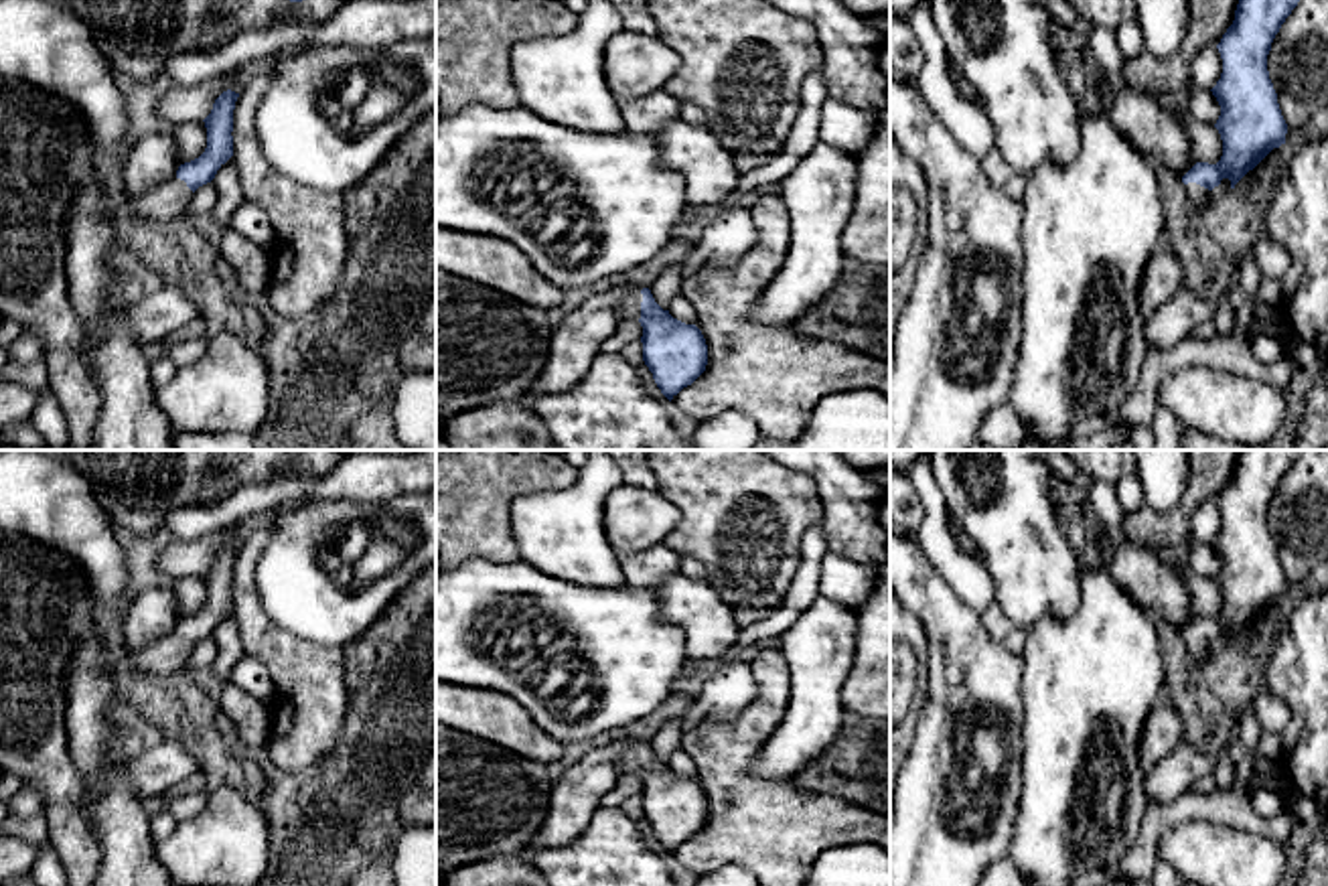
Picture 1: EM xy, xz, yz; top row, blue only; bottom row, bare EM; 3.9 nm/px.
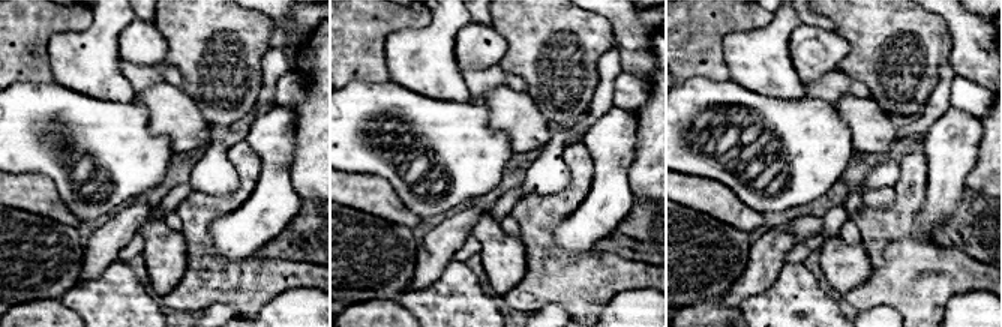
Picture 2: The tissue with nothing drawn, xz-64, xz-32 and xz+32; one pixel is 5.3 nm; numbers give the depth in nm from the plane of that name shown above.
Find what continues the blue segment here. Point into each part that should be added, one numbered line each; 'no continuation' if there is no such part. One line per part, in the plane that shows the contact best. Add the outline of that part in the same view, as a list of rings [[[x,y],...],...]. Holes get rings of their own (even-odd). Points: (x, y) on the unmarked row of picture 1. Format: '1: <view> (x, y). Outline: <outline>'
1: xz (629, 761). Outline: [[[631,742],[631,746],[618,758],[618,772],[639,777],[639,772],[641,772],[641,756],[643,756],[641,742]]]

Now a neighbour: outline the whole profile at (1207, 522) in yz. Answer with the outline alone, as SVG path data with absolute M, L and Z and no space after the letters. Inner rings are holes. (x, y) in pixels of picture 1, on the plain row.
M1206 501L1192 517L1192 537L1212 543L1223 527L1223 513L1216 501Z

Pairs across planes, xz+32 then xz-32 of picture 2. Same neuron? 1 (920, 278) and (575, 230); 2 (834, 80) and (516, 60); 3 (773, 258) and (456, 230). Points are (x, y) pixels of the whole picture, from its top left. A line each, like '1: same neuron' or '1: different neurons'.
1: different neurons
2: different neurons
3: same neuron

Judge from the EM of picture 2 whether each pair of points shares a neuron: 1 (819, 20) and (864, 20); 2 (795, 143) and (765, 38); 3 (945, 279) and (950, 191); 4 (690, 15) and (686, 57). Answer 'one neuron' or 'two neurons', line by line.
1: two neurons
2: two neurons
3: two neurons
4: one neuron

